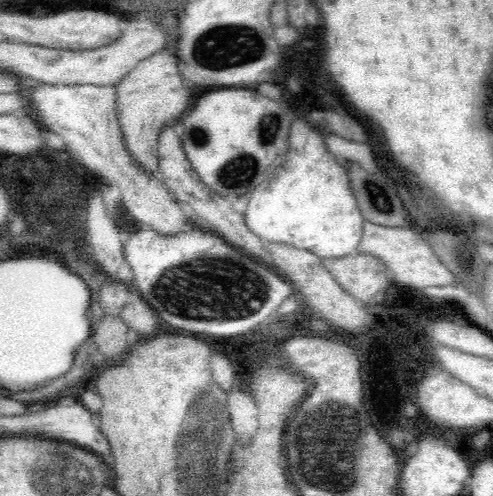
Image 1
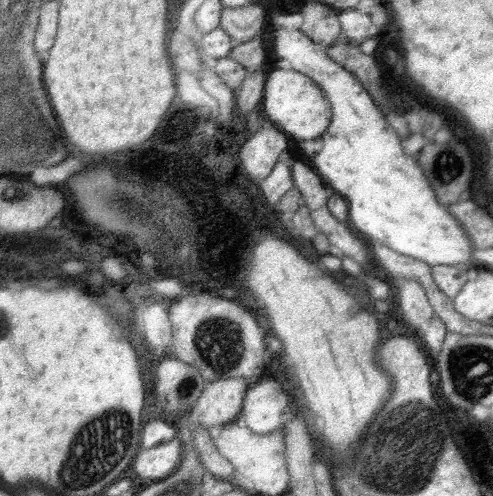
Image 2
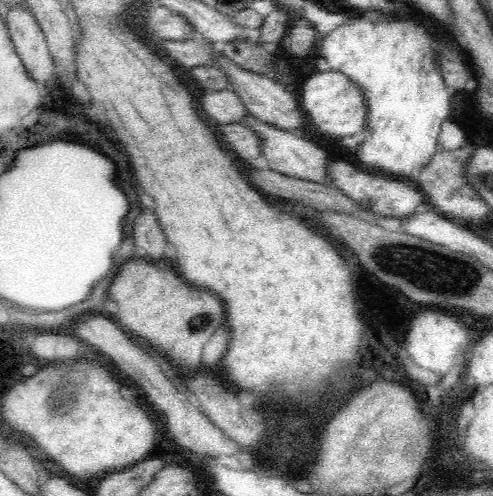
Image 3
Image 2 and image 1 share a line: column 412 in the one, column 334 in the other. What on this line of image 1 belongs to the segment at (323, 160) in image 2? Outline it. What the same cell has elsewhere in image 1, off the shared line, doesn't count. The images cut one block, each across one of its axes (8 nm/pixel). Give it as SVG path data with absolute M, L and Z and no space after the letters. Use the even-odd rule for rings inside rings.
M296 118L292 122L286 160L282 162L280 168L276 168L276 172L270 180L264 180L264 184L260 184L252 190L252 198L248 202L244 220L246 220L246 226L262 242L286 244L296 250L308 250L314 256L318 256L318 260L340 260L344 256L358 252L358 246L362 242L364 216L360 214L358 202L350 188L348 168L344 164L340 164L332 152L328 152L326 144L322 142L324 134L326 132L318 130L316 124L312 124L312 122L308 124L304 118Z

